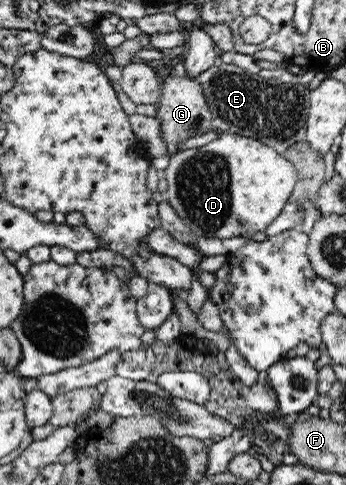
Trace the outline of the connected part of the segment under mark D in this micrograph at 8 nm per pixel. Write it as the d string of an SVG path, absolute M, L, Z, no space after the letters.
M222 132L205 146L185 148L172 154L162 174L166 176L169 186L164 200L169 202L185 224L198 236L221 240L263 232L280 215L292 196L298 178L294 164L272 146L256 138Z

